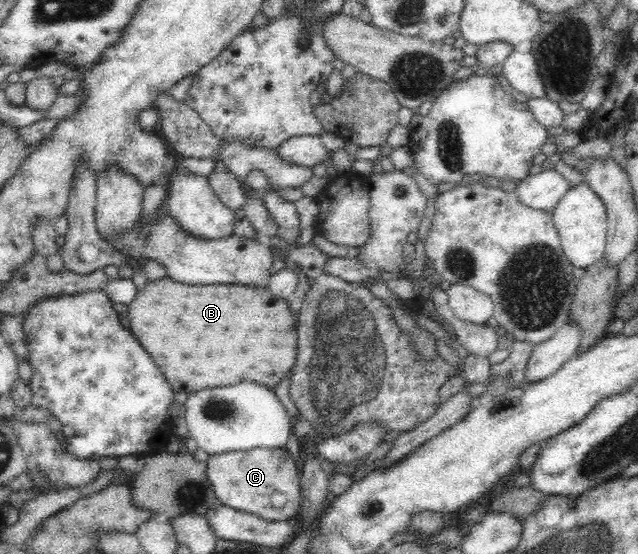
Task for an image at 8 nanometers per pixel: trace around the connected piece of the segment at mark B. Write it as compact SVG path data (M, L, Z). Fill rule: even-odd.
M164 277L154 282L148 282L141 290L137 290L133 302L127 304L125 316L128 318L131 334L137 338L137 340L143 344L143 348L151 354L151 358L157 362L159 370L165 374L169 386L171 386L175 392L195 392L195 390L201 390L201 388L231 386L231 384L237 384L237 382L259 382L261 385L273 388L279 380L289 372L289 368L296 363L298 329L295 327L295 317L293 317L287 305L287 301L275 297L275 295L265 287L239 284L193 286Z

